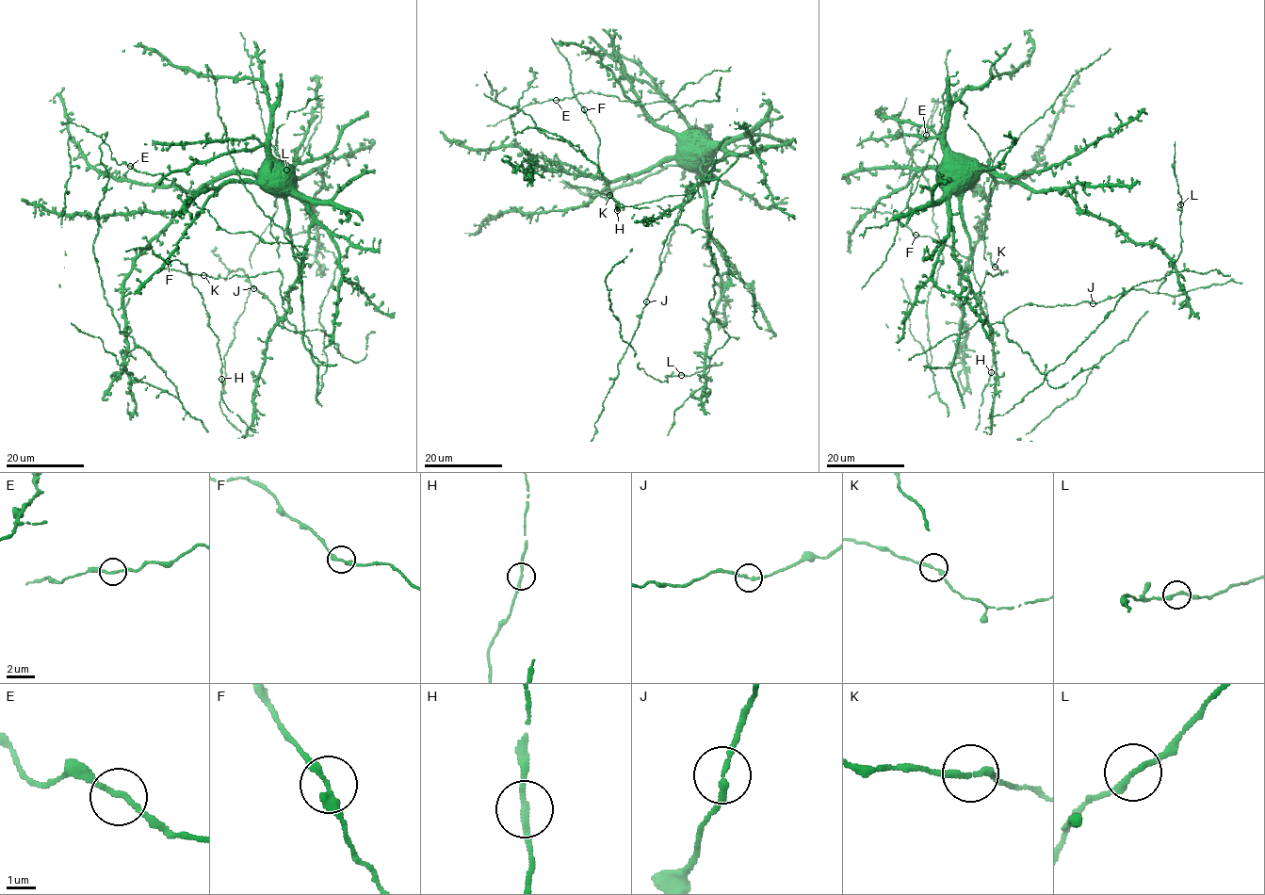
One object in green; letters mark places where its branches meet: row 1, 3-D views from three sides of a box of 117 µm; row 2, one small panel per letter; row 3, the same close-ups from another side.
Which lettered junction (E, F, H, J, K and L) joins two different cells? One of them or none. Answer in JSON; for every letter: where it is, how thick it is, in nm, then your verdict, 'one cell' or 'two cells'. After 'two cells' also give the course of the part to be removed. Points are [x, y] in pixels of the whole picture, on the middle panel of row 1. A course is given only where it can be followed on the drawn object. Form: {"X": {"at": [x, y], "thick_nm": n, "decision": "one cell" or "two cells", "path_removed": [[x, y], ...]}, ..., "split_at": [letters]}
{"E": {"at": [556, 100], "thick_nm": 170, "decision": "one cell"}, "F": {"at": [584, 109], "thick_nm": 280, "decision": "one cell"}, "H": {"at": [617, 210], "thick_nm": 190, "decision": "one cell"}, "J": {"at": [646, 301], "thick_nm": 190, "decision": "one cell"}, "K": {"at": [609, 195], "thick_nm": 200, "decision": "one cell"}, "L": {"at": [681, 375], "thick_nm": 220, "decision": "one cell"}, "split_at": []}

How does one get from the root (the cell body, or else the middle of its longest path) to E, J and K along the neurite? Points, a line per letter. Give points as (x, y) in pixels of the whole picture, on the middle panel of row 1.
E: (697, 145), (664, 131), (628, 98), (622, 101), (616, 96), (590, 90), (556, 100)
J: (697, 145), (713, 151), (702, 161), (703, 181), (708, 179), (681, 206), (645, 301)
K: (697, 145), (713, 151), (702, 161), (703, 181), (708, 179), (688, 202), (686, 191), (629, 206), (609, 195)

